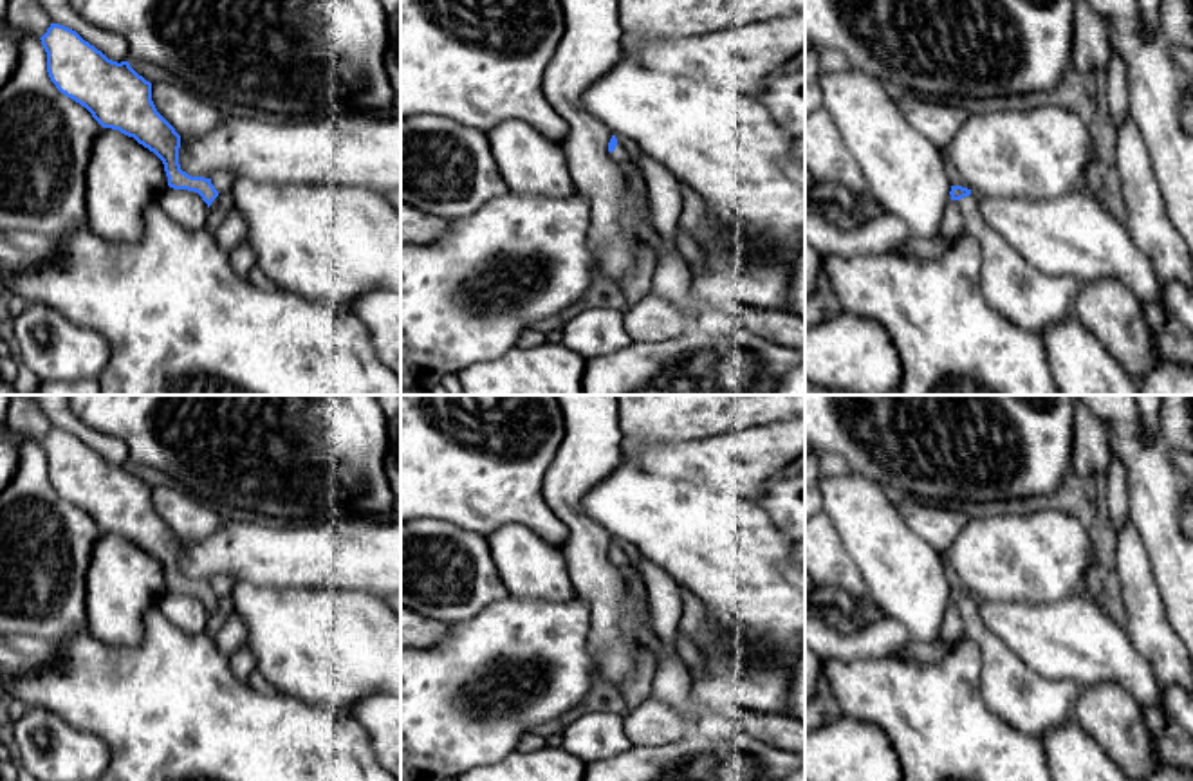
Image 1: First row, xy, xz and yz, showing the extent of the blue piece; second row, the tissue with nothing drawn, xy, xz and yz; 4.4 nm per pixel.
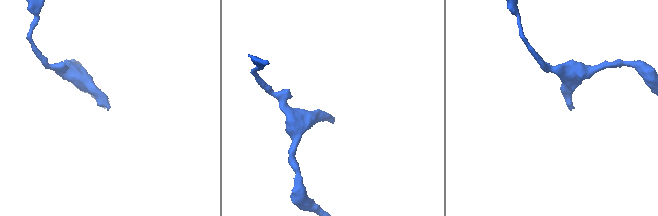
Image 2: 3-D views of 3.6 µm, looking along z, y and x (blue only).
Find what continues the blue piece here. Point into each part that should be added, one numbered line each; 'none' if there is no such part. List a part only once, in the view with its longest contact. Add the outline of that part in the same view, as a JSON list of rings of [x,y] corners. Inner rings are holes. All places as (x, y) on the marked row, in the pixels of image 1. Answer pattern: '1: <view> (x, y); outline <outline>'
1: yz (1033, 300); outline [[[973,195],[960,198],[958,206],[964,216],[962,233],[980,245],[980,292],[1000,316],[1040,335],[1074,310],[1081,290],[1076,278],[1034,269],[985,224]]]

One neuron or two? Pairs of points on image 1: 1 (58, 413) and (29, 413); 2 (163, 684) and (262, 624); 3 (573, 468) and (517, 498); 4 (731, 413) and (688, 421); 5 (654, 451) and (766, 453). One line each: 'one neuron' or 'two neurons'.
1: two neurons
2: two neurons
3: two neurons
4: one neuron
5: one neuron

